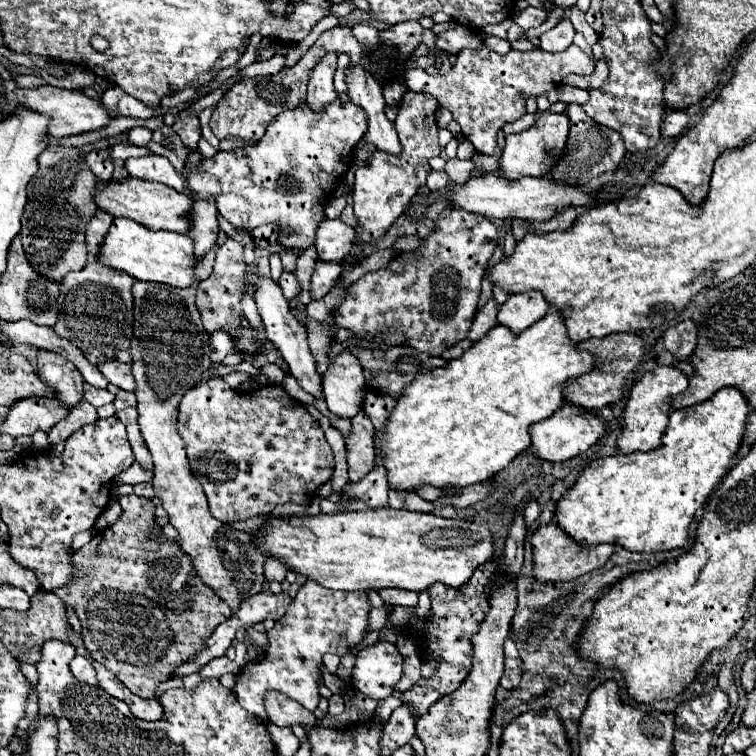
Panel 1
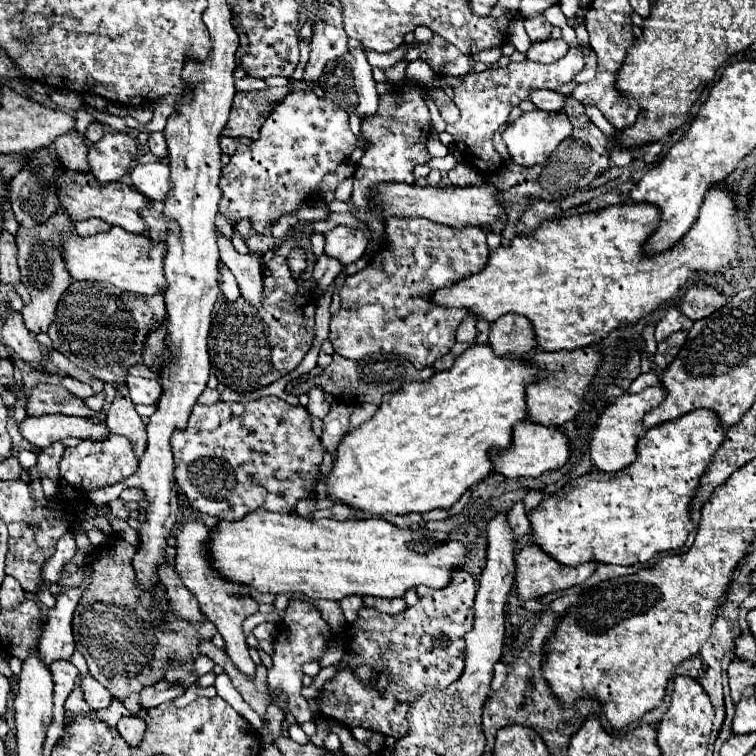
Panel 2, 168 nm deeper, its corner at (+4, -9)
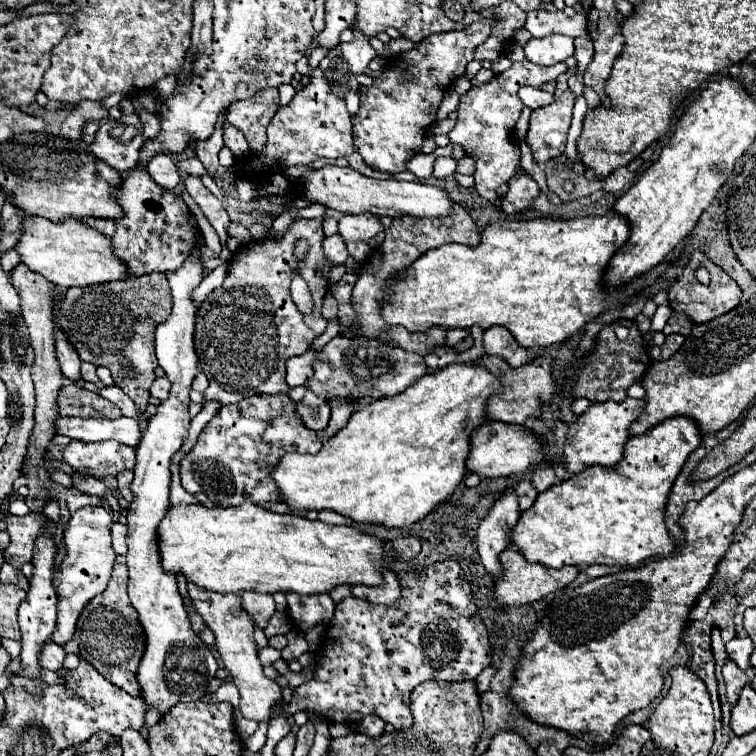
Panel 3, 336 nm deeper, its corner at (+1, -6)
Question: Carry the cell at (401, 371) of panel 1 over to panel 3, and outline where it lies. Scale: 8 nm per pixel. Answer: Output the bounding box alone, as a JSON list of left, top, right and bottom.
[307,336,427,402]

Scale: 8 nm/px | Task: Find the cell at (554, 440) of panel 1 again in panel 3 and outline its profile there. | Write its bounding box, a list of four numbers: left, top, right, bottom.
[467,422,545,476]

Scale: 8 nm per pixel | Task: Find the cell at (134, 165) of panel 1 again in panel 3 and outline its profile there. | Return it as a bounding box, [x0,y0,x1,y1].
[147,154,181,190]

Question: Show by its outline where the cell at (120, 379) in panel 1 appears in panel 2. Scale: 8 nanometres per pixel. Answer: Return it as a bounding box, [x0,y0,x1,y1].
[126,377,162,405]

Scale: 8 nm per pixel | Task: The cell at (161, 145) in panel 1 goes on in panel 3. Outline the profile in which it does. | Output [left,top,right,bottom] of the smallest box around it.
[139,112,161,140]

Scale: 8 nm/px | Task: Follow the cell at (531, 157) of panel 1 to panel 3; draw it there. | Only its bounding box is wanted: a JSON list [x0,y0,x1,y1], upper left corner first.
[525,72,575,164]

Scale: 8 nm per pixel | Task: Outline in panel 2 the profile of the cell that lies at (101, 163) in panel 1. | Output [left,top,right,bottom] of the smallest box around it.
[90,131,138,181]

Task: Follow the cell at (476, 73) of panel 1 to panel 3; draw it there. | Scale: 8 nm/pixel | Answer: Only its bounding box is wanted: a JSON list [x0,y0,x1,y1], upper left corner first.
[447,60,569,202]

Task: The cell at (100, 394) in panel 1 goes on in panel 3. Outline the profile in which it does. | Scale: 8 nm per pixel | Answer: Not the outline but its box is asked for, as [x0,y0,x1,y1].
[55,328,83,382]

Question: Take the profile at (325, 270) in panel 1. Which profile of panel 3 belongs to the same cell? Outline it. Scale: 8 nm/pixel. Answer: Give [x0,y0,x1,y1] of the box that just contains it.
[323,234,349,266]

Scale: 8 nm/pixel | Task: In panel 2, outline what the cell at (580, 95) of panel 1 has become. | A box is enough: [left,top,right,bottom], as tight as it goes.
[530,89,566,111]

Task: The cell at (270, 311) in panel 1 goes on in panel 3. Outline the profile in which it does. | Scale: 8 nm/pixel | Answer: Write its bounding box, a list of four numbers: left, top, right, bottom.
[185,176,231,246]

